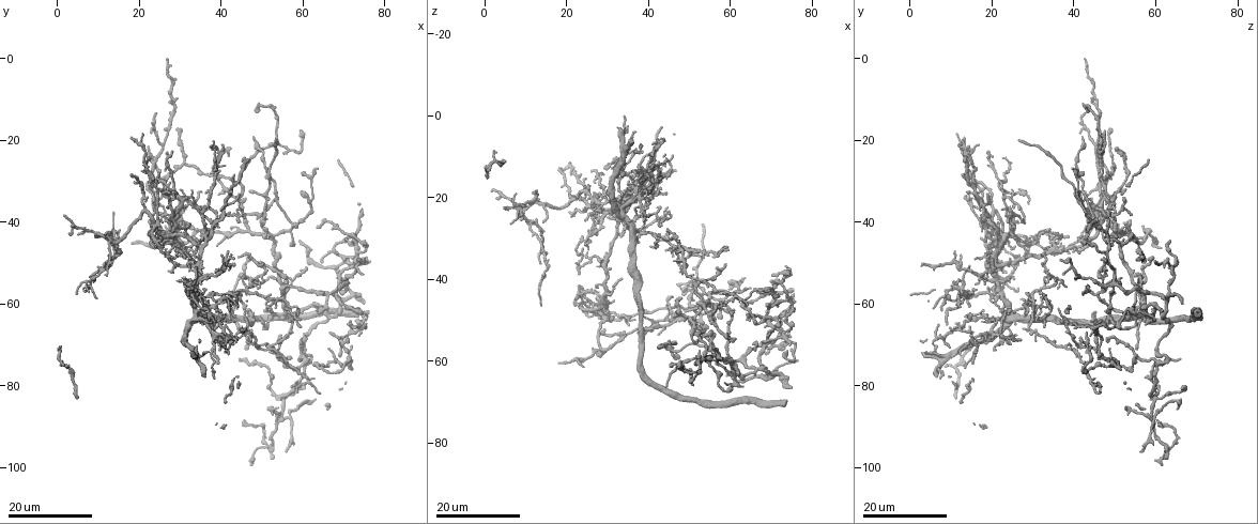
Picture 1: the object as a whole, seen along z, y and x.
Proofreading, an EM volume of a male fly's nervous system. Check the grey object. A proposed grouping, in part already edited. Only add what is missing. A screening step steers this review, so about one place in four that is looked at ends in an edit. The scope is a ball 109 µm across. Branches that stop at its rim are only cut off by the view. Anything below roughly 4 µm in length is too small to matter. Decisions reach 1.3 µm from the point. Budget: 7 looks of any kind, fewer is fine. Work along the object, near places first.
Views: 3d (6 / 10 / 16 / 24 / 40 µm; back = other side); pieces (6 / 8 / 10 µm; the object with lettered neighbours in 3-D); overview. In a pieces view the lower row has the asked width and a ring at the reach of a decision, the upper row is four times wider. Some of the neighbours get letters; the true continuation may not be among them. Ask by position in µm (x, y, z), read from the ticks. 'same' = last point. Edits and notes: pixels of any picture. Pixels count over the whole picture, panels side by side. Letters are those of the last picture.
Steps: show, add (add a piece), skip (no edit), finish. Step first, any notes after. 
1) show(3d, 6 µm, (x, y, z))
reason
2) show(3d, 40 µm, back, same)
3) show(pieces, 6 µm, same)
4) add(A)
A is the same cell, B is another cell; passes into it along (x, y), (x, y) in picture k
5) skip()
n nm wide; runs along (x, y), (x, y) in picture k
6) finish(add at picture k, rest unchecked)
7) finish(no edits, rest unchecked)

show(3d, 24 µm, (63.5, 27.5, 40.0))
tapers out

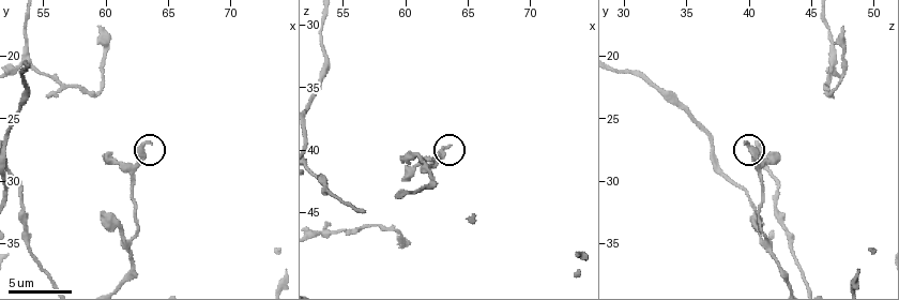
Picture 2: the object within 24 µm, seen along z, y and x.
show(3d, 10 µm, (63.4, 26.8, 39.6))
zoom in

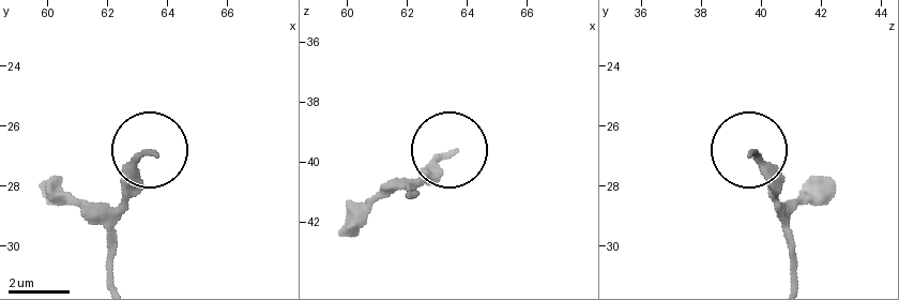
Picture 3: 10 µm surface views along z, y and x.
show(pieces, 10 µm, (63.4, 26.9, 39.7))

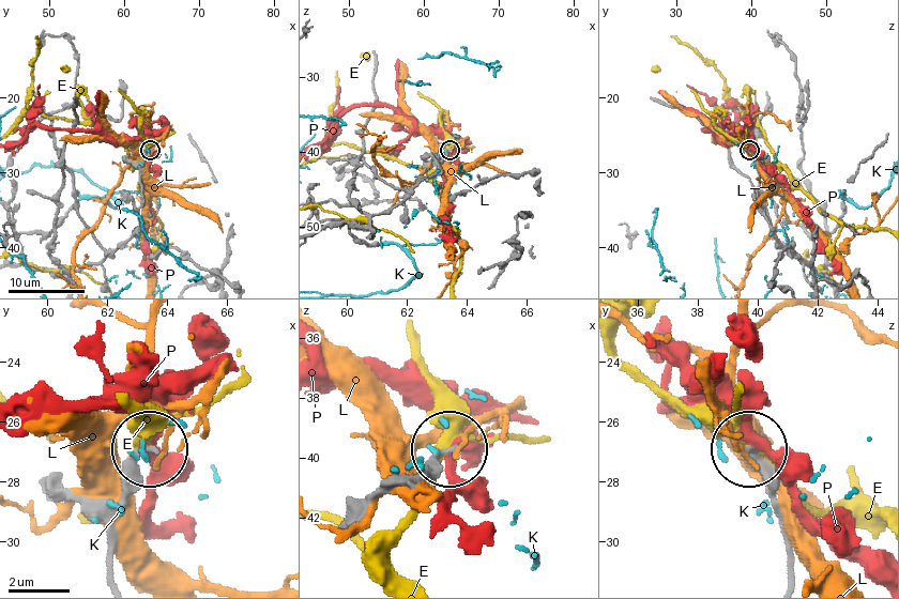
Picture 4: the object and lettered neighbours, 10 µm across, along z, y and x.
skip()
E, K, L and P are other cells; none of them fits

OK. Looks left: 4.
show(3d, 24 µm, (66.5, 67.5, 43.0))
free end

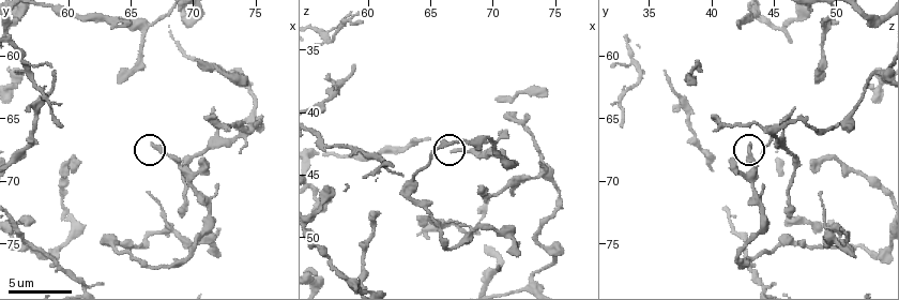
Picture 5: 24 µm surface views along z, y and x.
show(pieces, 6 µm, (67.0, 67.2, 43.2))

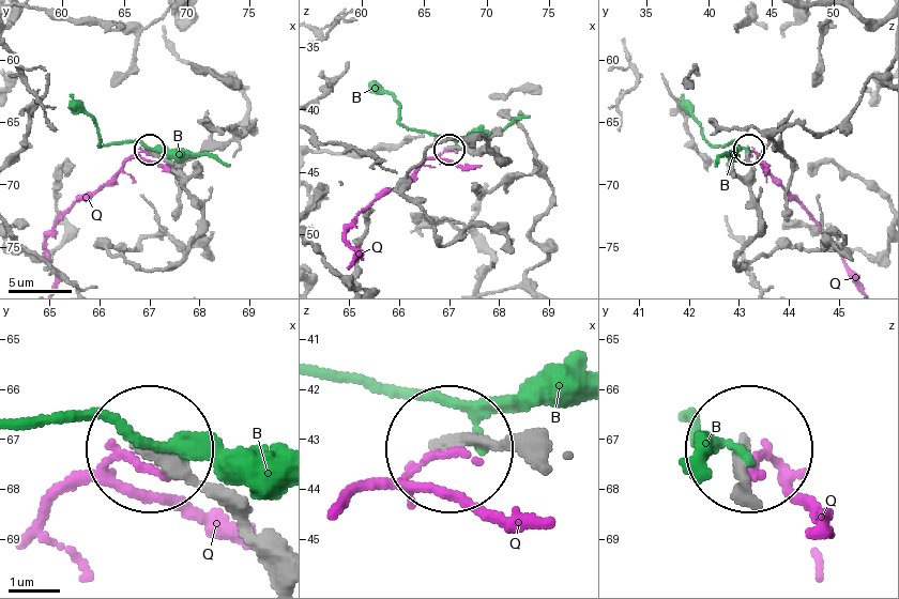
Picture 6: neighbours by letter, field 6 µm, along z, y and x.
skip()
B and Q are other cells; none of them fits

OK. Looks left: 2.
show(pieces, 10 µm, (58.8, 61.6, 36.4))
thin end

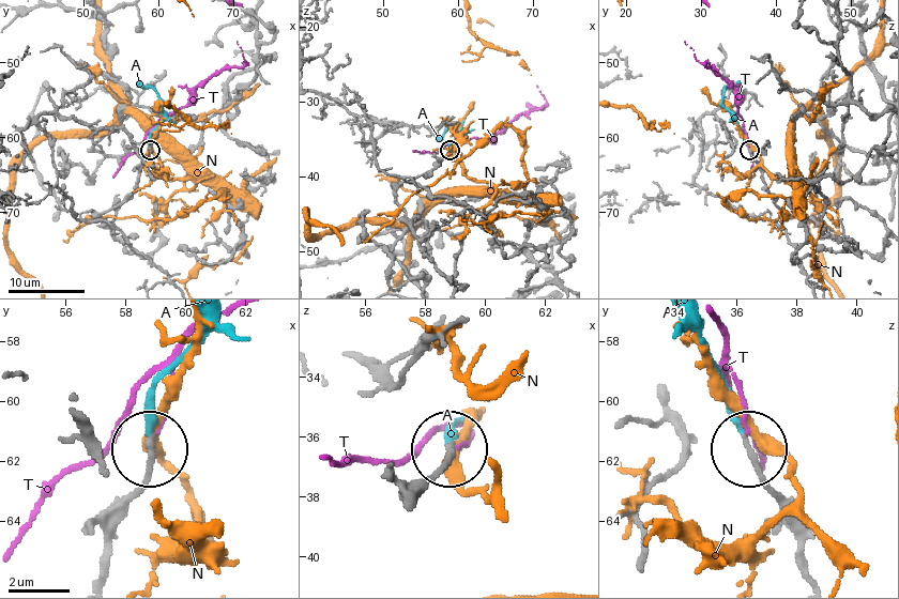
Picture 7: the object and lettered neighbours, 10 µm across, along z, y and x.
add(A)
170 nm wide; A is the same cell, N and T are other cells; it goes on there

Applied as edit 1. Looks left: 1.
show(pieces, 6 µm, (55.4, 23.2, 46.6))
free end

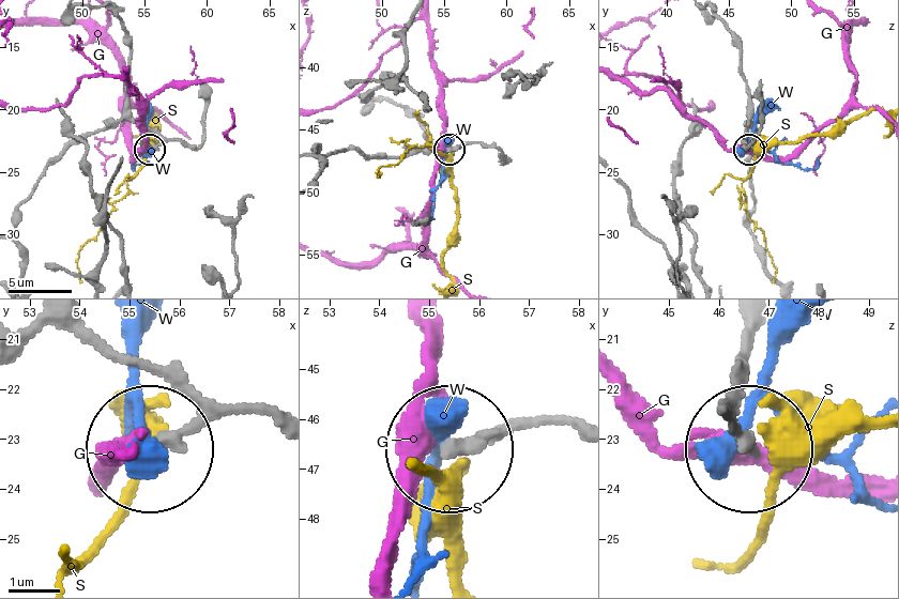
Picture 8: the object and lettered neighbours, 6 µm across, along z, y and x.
skip()
G, S and W are other cells; none of them fits

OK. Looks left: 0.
finish(add at picture 7, rest unchecked)

